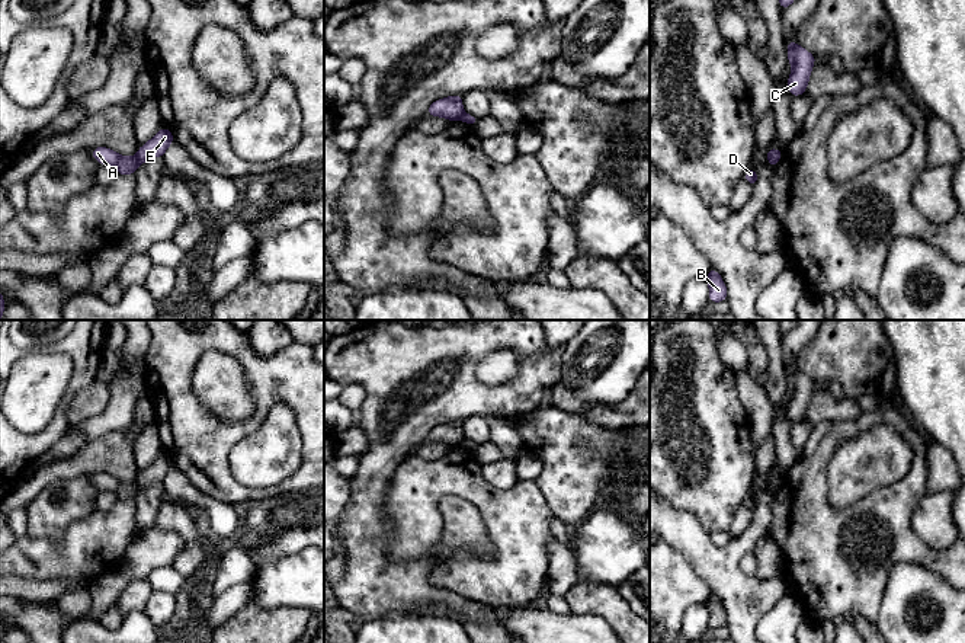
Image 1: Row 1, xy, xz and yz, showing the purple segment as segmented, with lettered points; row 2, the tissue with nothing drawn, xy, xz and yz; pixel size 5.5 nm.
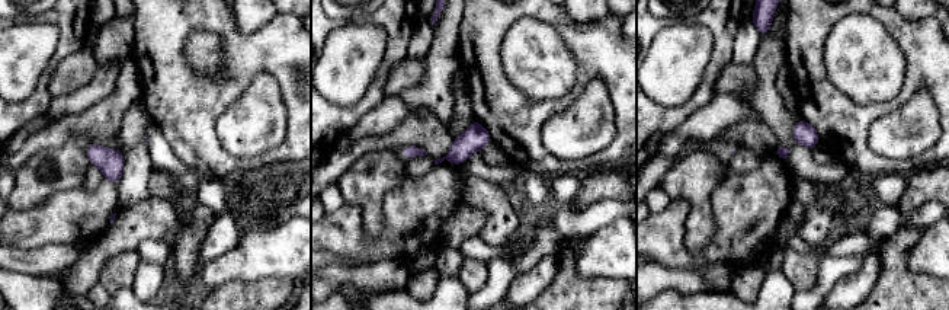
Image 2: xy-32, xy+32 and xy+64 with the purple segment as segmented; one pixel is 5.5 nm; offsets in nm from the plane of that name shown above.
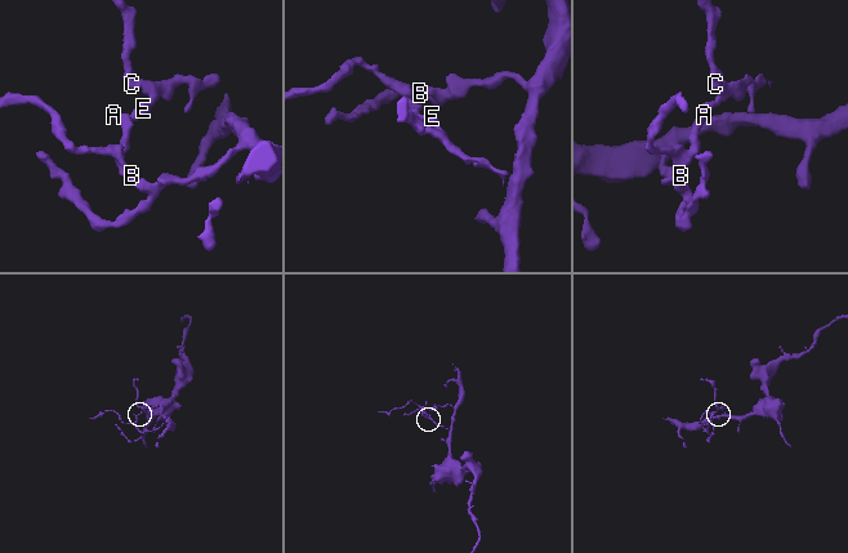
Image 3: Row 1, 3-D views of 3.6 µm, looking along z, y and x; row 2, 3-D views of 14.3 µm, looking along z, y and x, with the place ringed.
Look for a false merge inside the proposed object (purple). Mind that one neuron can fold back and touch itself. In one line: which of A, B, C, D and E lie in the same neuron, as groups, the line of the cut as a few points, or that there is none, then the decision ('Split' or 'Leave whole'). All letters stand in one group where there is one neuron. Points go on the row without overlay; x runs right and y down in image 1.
Groups: A B D / C E. Split along xy (134, 483), (138, 489). Split

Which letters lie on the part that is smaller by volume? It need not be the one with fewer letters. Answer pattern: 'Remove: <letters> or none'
Remove: C, E

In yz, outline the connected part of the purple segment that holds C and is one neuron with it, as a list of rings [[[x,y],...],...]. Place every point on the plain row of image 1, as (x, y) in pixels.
[[[786,368],[788,375],[788,388],[792,390],[792,399],[788,404],[788,418],[792,422],[801,422],[804,420],[811,394],[815,390],[815,383],[808,378],[807,375],[801,374],[798,368]]]

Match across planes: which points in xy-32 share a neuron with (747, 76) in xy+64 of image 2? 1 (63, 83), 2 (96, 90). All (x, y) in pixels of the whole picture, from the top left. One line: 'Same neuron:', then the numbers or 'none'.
Same neuron: 1

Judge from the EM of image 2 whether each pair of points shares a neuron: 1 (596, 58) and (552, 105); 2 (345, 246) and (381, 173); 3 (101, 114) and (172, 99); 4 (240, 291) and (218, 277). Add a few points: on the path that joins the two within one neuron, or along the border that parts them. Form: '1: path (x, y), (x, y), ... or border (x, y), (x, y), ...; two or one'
1: path (584, 73), (577, 90), (567, 101); one
2: border (388, 191), (382, 200), (382, 232), (366, 239); two
3: border (135, 64), (143, 86), (141, 98); two
4: border (256, 280), (228, 280), (210, 291); two

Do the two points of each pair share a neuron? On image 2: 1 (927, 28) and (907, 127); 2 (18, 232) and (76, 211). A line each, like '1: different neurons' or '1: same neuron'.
1: different neurons
2: same neuron

